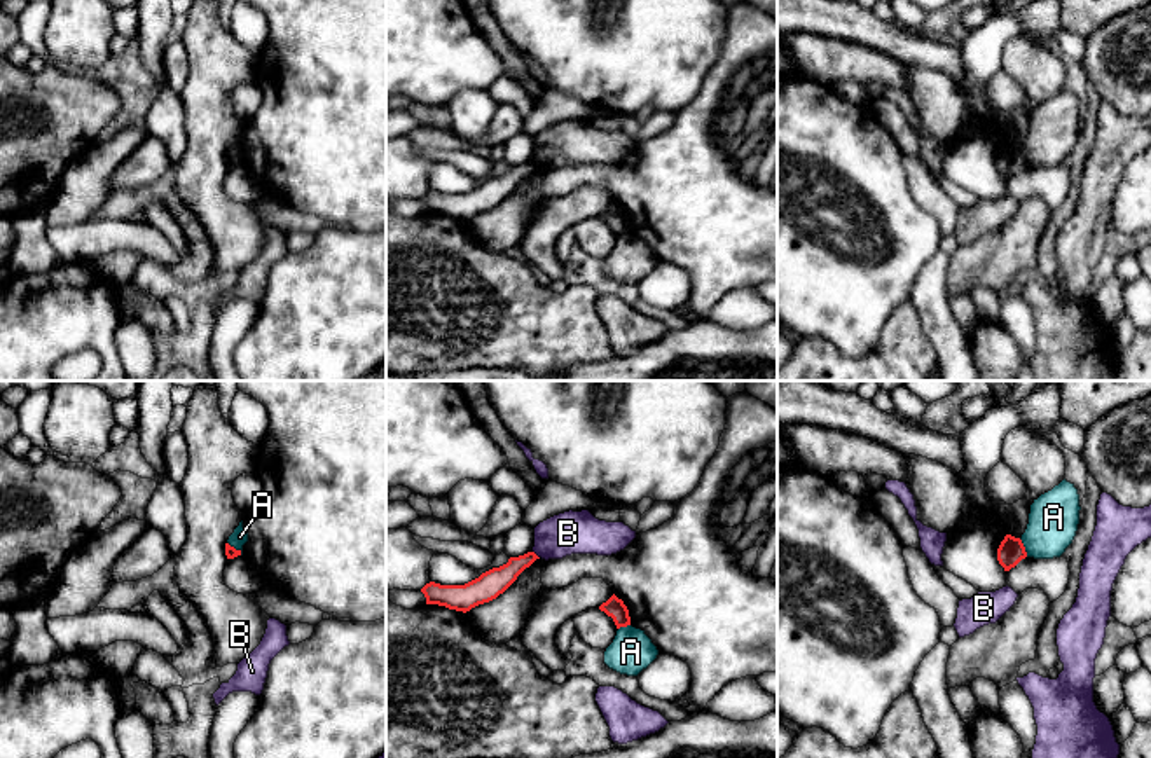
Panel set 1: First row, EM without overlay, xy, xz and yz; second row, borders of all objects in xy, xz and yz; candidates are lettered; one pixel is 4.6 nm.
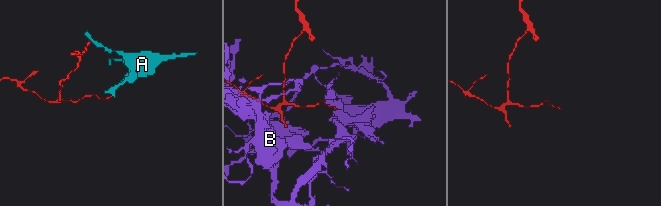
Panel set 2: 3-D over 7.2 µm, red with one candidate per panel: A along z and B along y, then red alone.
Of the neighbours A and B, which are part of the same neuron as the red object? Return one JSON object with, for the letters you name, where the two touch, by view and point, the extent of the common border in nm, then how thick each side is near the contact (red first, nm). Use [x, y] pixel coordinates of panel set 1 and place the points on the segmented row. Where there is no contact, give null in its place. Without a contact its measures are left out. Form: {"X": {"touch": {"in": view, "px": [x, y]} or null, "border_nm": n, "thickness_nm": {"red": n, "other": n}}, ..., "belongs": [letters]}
{"belongs": []}

